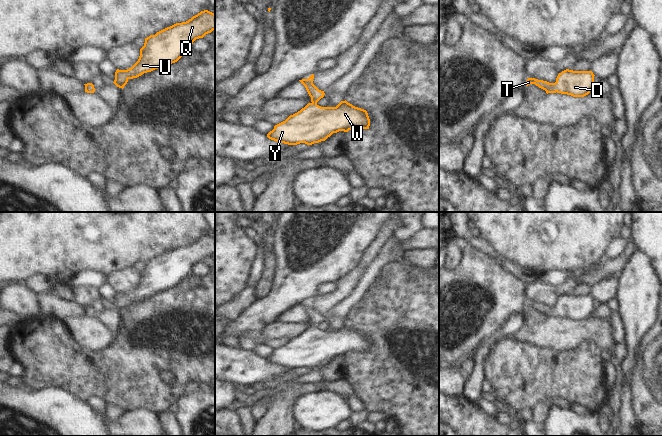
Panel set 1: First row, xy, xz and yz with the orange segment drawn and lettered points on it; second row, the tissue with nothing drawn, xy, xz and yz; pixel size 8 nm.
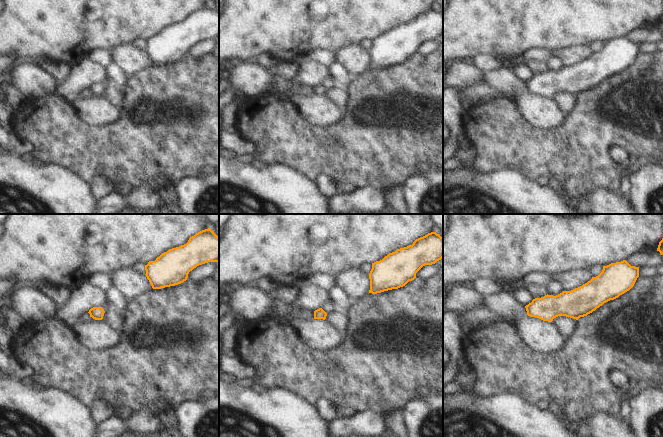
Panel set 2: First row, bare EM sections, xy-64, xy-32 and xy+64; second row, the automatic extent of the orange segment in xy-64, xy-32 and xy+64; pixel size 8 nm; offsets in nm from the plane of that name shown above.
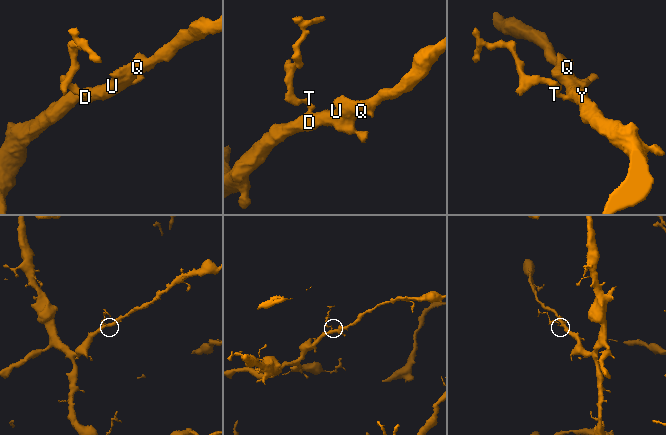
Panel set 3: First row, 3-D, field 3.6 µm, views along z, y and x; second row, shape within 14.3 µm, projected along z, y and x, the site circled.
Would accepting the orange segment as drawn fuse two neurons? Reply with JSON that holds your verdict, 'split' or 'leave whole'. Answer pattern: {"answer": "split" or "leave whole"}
{"answer": "leave whole"}

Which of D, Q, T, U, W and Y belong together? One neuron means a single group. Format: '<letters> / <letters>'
D Q T U W Y

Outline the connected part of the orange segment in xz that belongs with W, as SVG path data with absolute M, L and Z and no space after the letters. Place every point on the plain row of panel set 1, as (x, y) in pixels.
M314 298L299 304L306 312L311 326L285 345L274 350L267 358L271 364L297 369L312 369L325 365L333 357L348 356L351 353L369 353L370 343L366 334L353 330L346 324L336 331L321 331L317 326L324 321L324 315L313 308Z

